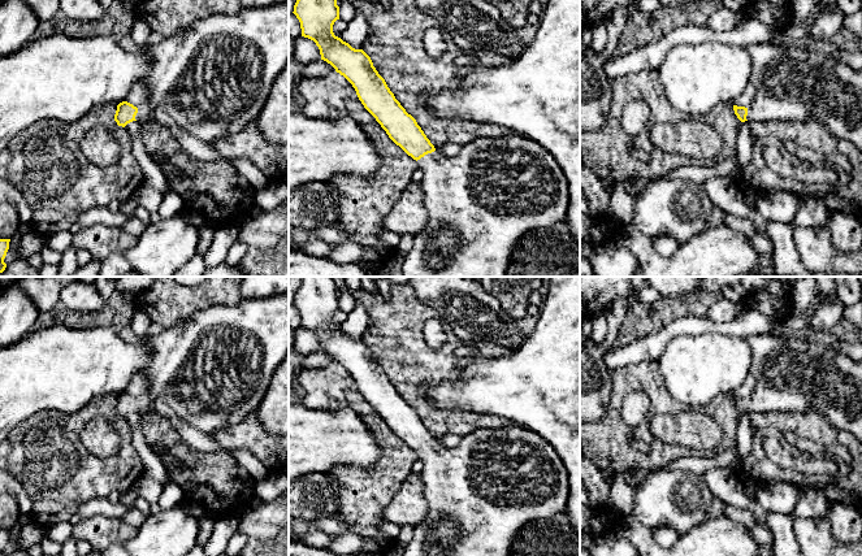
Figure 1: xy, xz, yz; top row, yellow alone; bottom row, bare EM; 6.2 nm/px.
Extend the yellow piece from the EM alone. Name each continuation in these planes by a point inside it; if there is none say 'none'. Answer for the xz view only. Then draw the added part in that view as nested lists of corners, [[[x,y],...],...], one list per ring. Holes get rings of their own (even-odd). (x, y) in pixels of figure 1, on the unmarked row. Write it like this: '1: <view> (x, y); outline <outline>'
1: xz (480, 494); outline [[[510,425],[504,427],[477,429],[462,436],[460,444],[454,448],[447,448],[434,442],[417,451],[417,456],[424,461],[424,469],[420,475],[428,512],[425,518],[413,526],[413,538],[402,546],[403,556],[508,556],[515,537],[525,525],[549,518],[556,513],[566,513],[569,492],[568,472],[554,447],[540,434],[524,426]]]

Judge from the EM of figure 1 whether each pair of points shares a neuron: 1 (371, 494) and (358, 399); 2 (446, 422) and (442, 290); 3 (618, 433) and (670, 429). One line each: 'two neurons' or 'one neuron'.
1: one neuron
2: two neurons
3: two neurons

